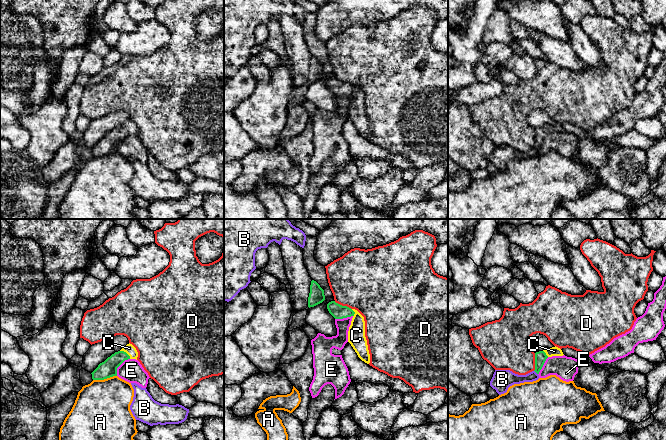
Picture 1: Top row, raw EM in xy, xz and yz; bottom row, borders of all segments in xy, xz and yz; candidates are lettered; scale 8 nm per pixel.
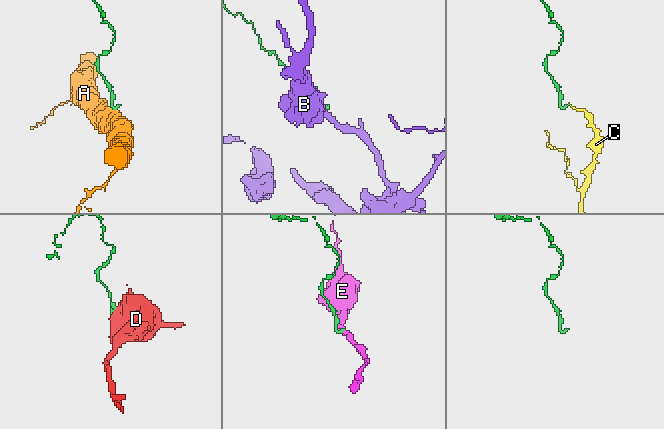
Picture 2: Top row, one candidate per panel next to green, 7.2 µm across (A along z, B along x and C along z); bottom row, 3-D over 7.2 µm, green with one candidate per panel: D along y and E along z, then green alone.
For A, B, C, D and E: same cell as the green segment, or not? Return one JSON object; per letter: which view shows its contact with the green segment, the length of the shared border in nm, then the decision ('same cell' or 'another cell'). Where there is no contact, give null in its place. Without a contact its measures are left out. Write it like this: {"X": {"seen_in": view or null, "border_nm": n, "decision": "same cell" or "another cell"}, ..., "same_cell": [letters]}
{"A": {"seen_in": "xy", "border_nm": 200, "decision": "another cell"}, "B": {"seen_in": "yz", "border_nm": 50, "decision": "another cell"}, "C": {"seen_in": "xy", "border_nm": 110, "decision": "same cell"}, "D": {"seen_in": "yz", "border_nm": 140, "decision": "another cell"}, "E": {"seen_in": "xy", "border_nm": 180, "decision": "another cell"}, "same_cell": ["C"]}

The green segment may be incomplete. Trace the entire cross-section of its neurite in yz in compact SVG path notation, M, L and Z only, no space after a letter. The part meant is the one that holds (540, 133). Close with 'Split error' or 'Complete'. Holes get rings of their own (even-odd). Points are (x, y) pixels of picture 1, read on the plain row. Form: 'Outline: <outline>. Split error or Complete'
Outline: M558 123L546 124L543 127L538 127L535 129L535 148L539 150L542 145L546 135L552 132L563 132L563 128Z. Split error

